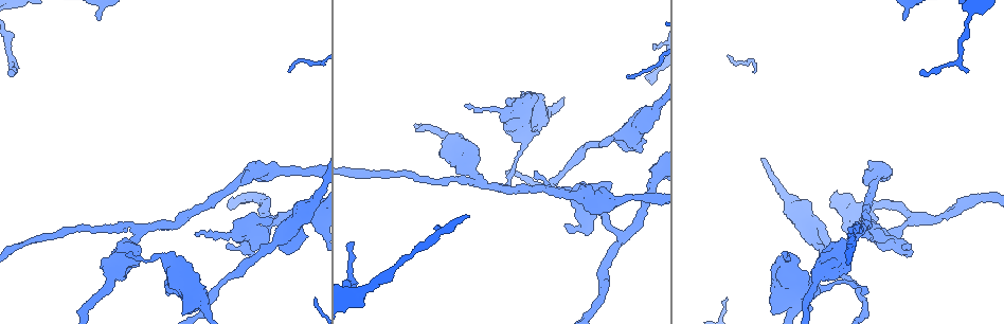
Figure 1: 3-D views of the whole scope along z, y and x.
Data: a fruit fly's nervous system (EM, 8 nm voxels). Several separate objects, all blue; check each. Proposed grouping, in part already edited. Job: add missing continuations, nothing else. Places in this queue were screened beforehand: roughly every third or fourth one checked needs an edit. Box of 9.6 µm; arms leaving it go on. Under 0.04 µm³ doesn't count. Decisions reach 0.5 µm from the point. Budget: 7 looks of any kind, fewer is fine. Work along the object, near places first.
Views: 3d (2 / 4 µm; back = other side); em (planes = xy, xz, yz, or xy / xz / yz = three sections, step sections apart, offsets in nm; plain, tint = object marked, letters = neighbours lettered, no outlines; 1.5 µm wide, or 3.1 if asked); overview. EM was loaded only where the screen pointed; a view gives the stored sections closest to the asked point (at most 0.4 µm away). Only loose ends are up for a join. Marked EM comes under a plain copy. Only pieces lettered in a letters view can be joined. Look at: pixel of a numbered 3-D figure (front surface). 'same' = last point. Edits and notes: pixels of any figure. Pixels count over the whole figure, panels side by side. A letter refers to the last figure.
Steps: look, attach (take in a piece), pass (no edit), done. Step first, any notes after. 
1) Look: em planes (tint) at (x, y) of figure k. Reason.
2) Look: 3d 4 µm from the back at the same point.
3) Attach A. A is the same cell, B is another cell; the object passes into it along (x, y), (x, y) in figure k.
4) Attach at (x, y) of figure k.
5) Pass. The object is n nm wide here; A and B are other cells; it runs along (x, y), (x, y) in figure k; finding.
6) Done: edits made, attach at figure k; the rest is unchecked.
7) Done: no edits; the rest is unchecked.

Look: em xz step 8 (letters) at (194, 234) of figure 1. Tapers out.

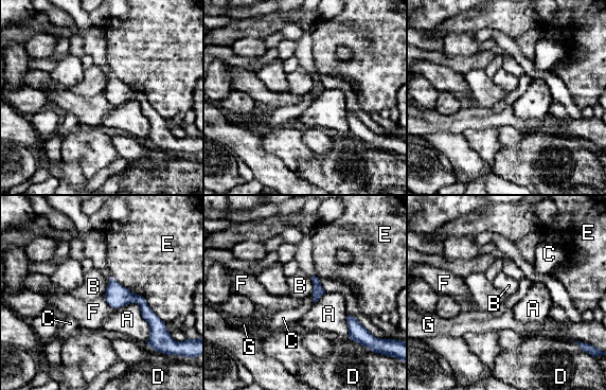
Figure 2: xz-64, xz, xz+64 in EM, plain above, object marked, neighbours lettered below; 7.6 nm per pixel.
Look: em planes (letters) at the same point. Another direction.

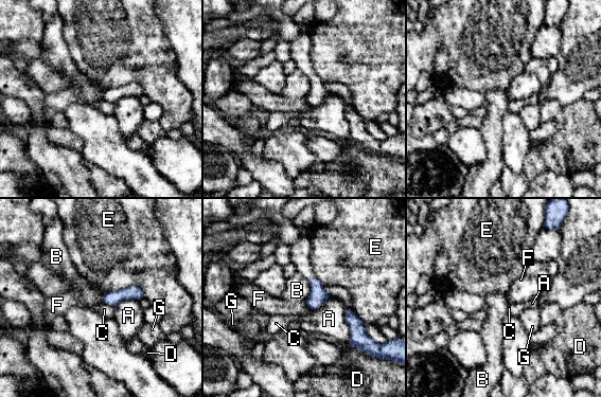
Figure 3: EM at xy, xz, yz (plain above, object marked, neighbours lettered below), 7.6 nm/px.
Pass. The object is 110 nm wide here; the longest contact is with E, 300 nm; A, B, C, D, E, F and G are other cells; none of them fits.

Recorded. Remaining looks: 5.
Look: em xy step 4 (tint) at (165, 291) of figure 1. Tapers out.

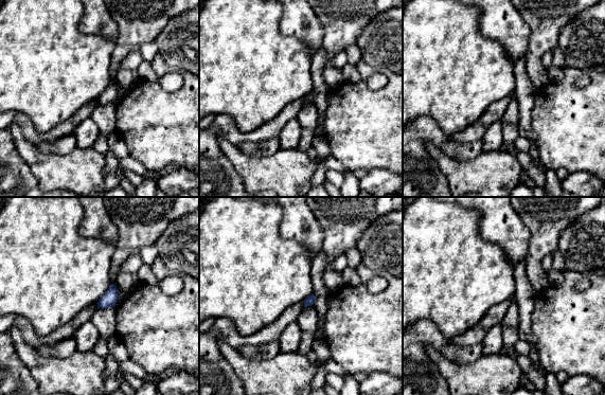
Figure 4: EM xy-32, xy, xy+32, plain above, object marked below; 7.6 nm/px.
Look: em xy step 4 (letters) at the same point. What lies round it.

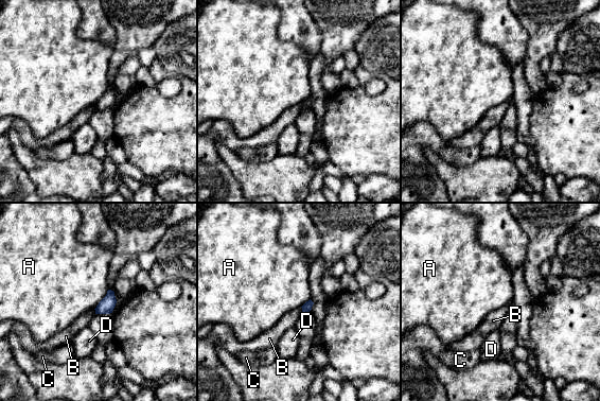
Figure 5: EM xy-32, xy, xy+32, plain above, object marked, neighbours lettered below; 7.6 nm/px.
Pass. A, B, C and D are other cells; a border runs along (108, 290), (94, 309) in figure 5; none of them fits.

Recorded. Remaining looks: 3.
Look: 3d 4 µm at (302, 238) of figure 1. Thick end.

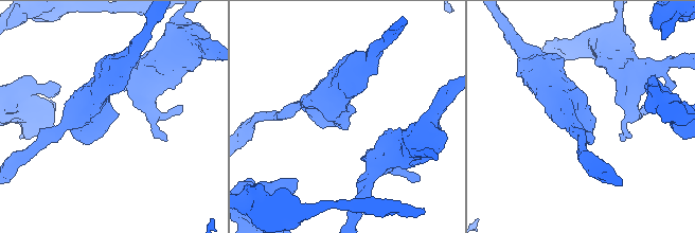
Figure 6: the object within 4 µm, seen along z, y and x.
Look: em planes (letters) at (110, 121) of figure 6. Shape alone is not enough.

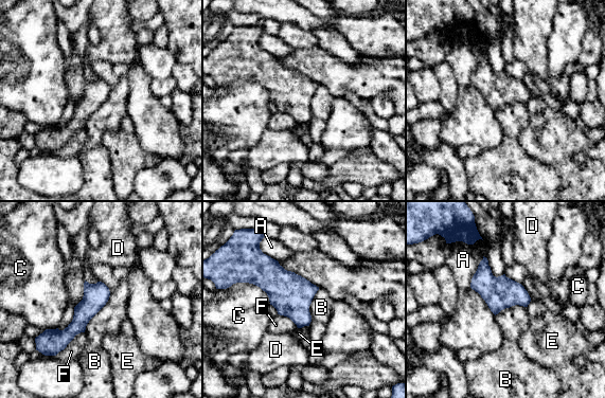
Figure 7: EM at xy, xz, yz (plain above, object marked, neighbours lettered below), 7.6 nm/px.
Pass. A, B, C, D, E and F are other cells; it runs along (106, 290), (67, 333), (50, 331) in figure 7; none of them fits.

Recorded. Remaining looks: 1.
Done: no edits; the rest is unchecked.

